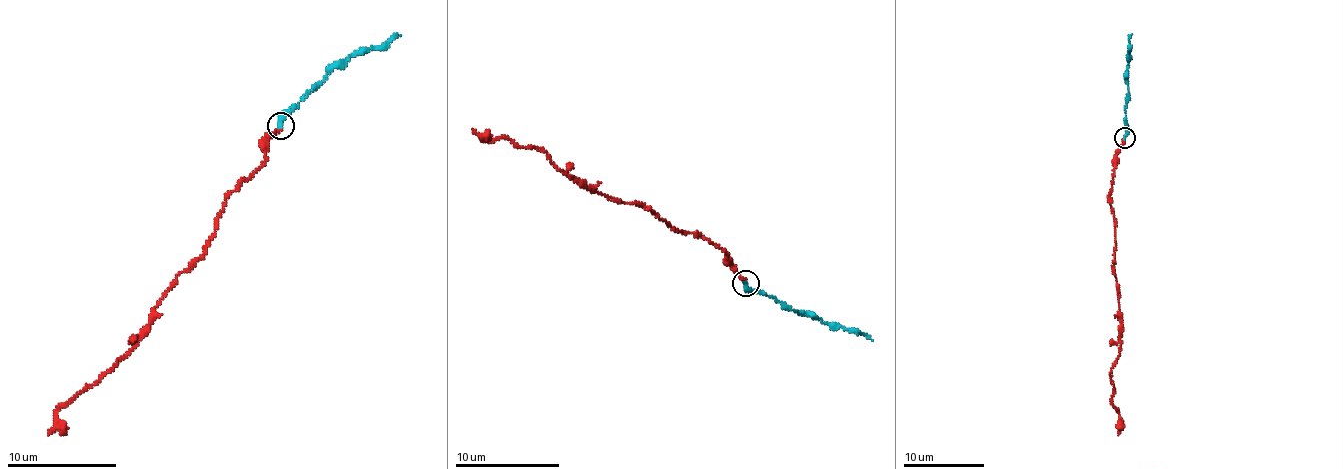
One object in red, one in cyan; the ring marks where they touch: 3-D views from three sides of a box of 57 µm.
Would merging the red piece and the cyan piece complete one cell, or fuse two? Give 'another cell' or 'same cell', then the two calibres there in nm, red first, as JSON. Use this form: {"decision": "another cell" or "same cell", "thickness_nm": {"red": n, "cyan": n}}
{"decision": "same cell", "thickness_nm": {"red": 240, "cyan": 200}}

